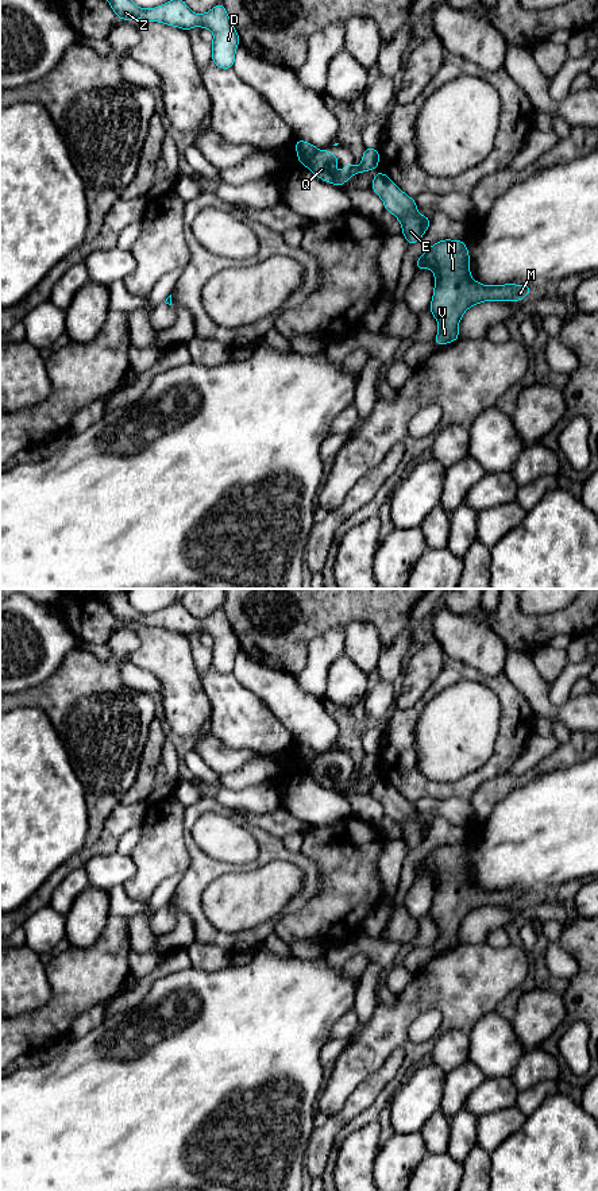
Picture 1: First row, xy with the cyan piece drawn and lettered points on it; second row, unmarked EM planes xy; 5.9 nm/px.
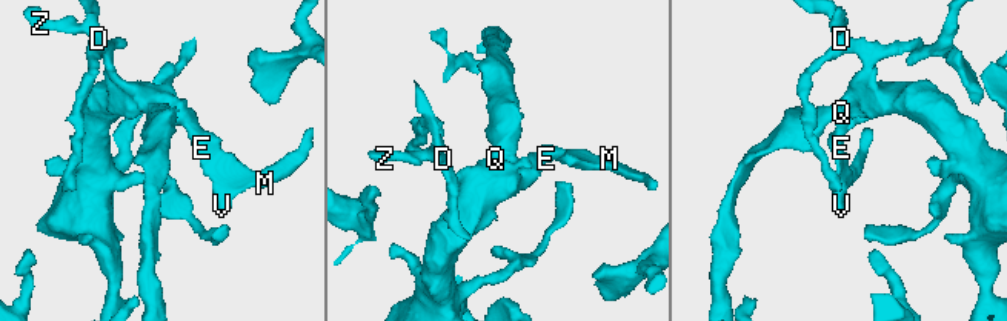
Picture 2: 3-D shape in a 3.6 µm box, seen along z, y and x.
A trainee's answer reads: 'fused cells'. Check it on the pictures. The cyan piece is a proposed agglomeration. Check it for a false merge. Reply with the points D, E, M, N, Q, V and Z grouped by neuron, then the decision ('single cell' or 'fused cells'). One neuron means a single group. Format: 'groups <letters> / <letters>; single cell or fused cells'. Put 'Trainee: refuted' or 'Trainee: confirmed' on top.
Trainee: confirmed
groups D Z / E M N Q V; fused cells

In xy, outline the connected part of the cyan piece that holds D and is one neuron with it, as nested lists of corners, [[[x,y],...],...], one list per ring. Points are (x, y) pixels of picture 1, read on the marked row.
[[[108,0],[108,3],[115,15],[123,20],[143,19],[159,22],[185,31],[196,26],[209,28],[215,35],[211,43],[211,59],[221,69],[232,69],[240,41],[223,4],[217,4],[209,12],[198,15],[192,12],[184,0],[170,0],[151,9],[139,8],[131,0]]]

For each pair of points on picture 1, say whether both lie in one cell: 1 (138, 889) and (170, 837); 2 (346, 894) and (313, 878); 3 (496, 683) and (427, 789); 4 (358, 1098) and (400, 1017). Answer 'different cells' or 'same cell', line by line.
1: same cell
2: different cells
3: same cell
4: different cells

